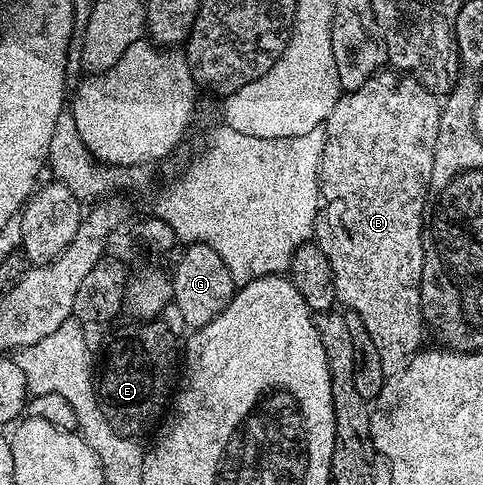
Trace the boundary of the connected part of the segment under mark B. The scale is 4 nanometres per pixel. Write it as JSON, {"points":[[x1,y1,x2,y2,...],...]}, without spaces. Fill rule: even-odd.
{"points":[[382,69,354,91,346,91,324,121,326,133,320,170,320,212,313,236,331,265,337,298,348,310,363,317,371,339,385,348,388,376,403,373,413,356,422,350,421,274,423,241,421,223,431,185,435,141,439,137,441,103,415,76,396,69]]}

